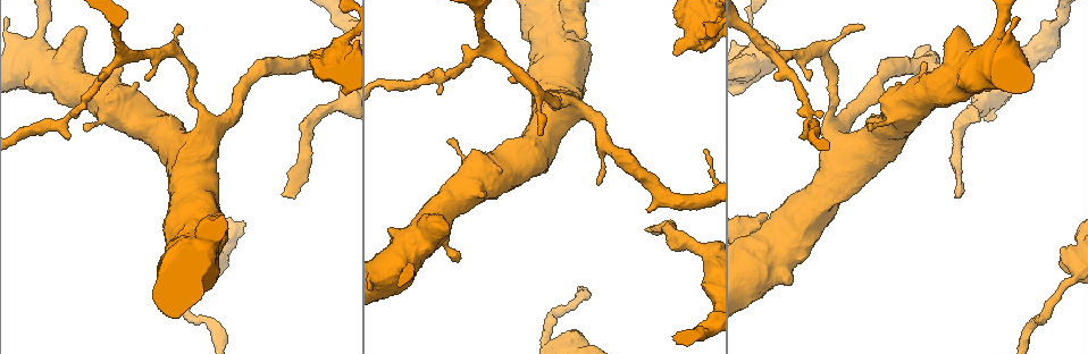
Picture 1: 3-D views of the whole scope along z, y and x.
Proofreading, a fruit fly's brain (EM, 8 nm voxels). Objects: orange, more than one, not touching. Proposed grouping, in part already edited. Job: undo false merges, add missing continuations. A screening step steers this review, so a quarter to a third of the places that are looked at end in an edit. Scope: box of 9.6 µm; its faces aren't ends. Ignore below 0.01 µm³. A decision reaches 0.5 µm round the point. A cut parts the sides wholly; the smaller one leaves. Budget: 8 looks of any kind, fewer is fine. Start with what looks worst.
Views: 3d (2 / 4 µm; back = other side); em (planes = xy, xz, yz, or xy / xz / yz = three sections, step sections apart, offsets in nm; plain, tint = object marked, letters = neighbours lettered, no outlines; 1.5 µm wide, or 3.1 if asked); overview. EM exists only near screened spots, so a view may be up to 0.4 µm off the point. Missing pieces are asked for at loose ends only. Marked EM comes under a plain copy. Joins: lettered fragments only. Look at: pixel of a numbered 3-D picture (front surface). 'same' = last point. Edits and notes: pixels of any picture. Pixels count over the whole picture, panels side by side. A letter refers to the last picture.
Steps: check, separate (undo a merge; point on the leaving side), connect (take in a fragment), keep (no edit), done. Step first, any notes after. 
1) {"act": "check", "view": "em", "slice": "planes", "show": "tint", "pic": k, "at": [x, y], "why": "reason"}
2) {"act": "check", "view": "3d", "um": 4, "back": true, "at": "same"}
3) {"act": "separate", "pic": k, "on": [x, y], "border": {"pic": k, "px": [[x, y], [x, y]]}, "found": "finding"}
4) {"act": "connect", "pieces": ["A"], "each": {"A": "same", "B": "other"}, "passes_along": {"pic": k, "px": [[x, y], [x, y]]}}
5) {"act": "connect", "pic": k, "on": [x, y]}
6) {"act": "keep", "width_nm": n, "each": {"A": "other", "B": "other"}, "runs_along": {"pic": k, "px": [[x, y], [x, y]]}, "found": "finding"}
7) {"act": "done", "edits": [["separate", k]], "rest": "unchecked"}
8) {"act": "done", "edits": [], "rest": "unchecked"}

{"act": "check", "view": "em", "slice": "planes", "show": "tint", "pic": 1, "at": [282, 194], "why": "long arm stops here"}

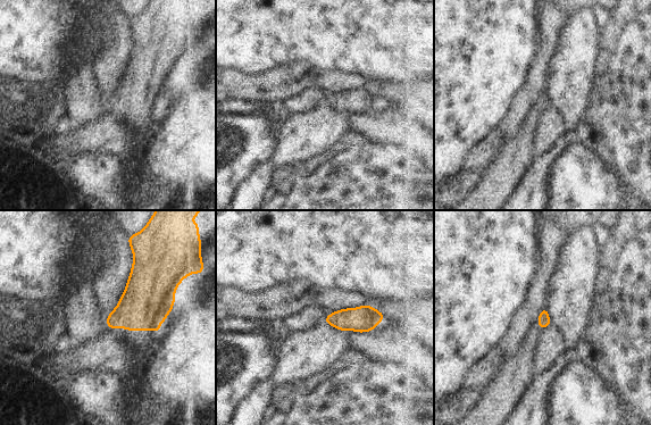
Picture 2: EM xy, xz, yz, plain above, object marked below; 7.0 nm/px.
{"act": "check", "view": "em", "slice": "planes", "show": "letters", "at": "same", "why": "what lies round it"}

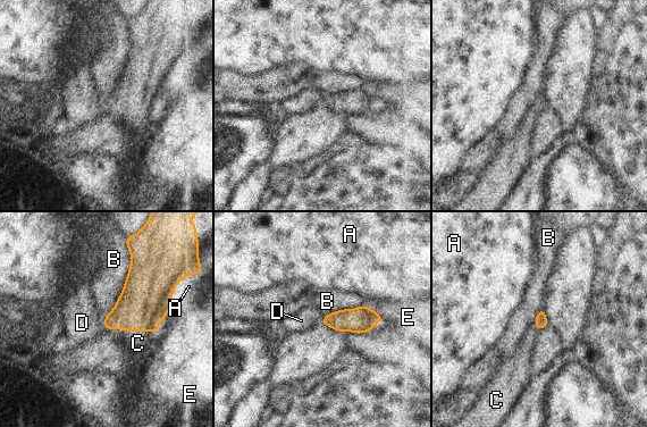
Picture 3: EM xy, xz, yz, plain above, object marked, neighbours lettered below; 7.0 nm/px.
{"act": "connect", "pieces": ["C"], "longest_contact_nm": ["B", 550], "each": {"A": "other", "B": "other", "C": "same", "D": "other", "E": "other"}, "passes_along": {"pic": 3, "px": [[145, 300], [129, 331], [137, 343]]}, "found": "the cell continues"}

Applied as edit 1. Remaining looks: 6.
{"act": "check", "view": "3d", "um": 4, "pic": 1, "at": [599, 183], "why": "tapers out"}

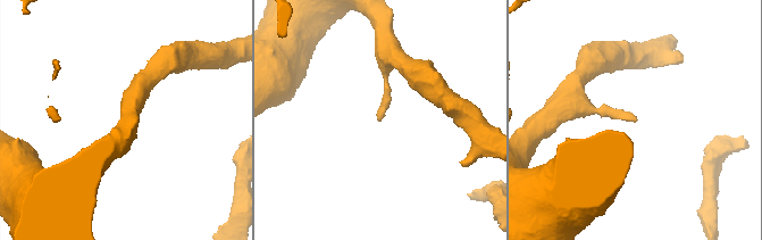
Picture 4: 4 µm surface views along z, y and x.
{"act": "check", "view": "em", "slice": "planes", "show": "tint", "pic": 4, "at": [379, 121]}

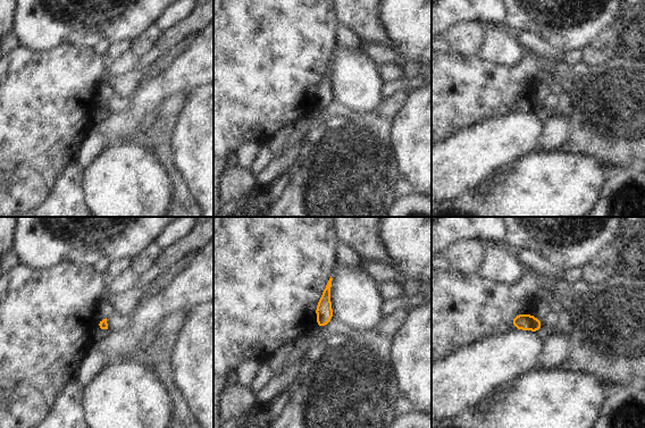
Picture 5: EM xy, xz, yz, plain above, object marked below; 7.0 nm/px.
{"act": "check", "view": "em", "slice": "planes", "show": "letters", "at": "same"}

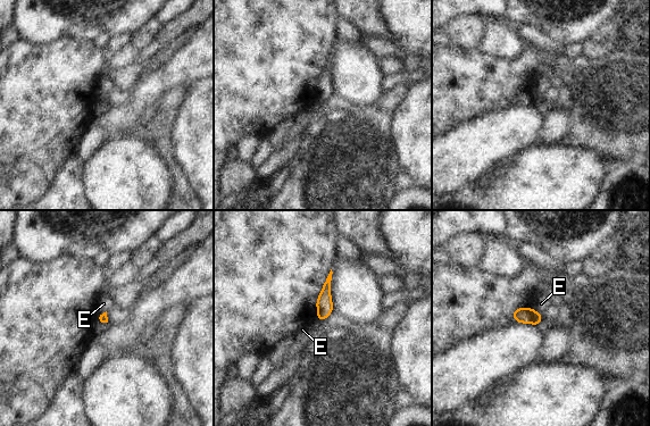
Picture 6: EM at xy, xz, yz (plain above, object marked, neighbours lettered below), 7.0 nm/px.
{"act": "keep", "each": {"E": "other"}, "border": {"pic": 6, "px": [[533, 309], [540, 314]]}, "found": "none of them fits"}

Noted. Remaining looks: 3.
{"act": "done", "edits": [["connect", 3]], "rest": "unchecked"}

